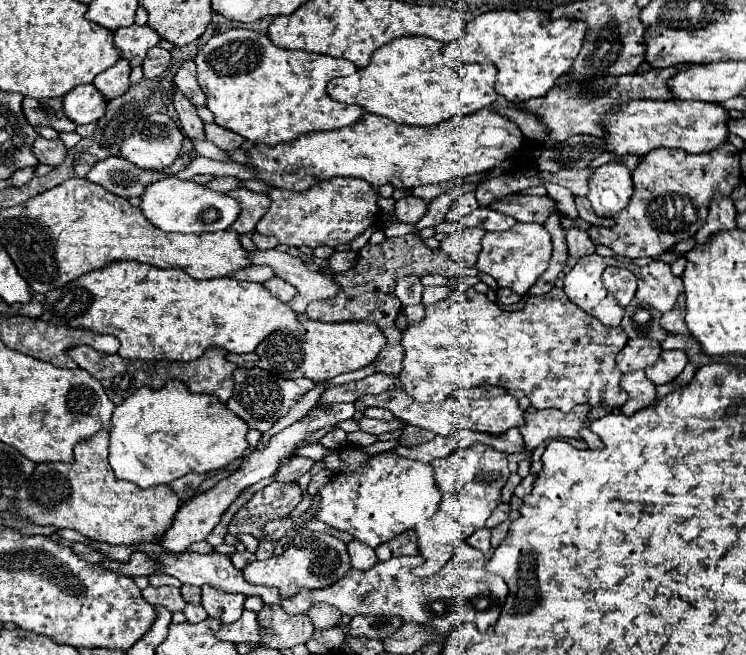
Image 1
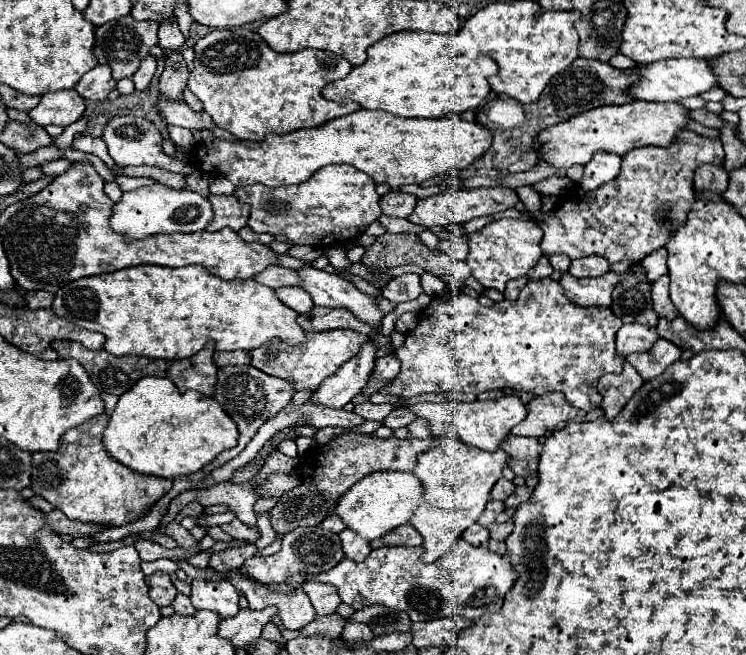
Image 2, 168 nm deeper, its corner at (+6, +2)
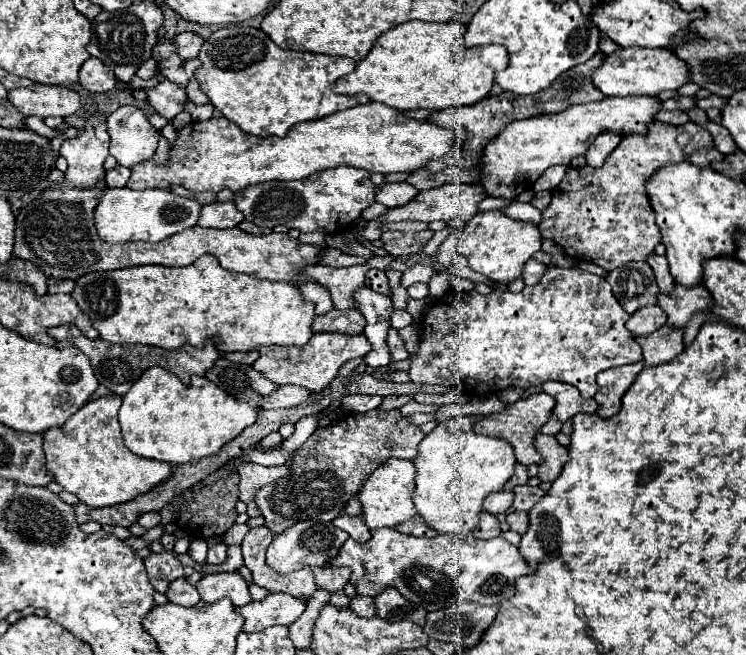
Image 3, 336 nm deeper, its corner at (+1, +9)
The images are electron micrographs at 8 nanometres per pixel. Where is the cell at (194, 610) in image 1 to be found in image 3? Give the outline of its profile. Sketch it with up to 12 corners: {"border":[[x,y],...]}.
{"border":[[186,578],[174,580],[166,596],[172,604],[194,606],[200,600]]}

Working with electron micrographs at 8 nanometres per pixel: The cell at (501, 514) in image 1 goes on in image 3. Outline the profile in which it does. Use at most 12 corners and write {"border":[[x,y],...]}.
{"border":[[494,492],[484,510],[498,516],[512,506],[512,492]]}

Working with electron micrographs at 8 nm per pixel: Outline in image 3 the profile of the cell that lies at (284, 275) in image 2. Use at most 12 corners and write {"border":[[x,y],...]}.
{"border":[[376,256],[350,268],[304,266],[302,276],[326,286],[336,308],[354,308],[352,290],[368,268],[394,260]]}

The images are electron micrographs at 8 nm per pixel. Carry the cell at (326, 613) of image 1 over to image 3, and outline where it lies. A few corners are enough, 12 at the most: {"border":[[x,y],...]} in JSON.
{"border":[[314,568],[316,586],[330,594],[344,590],[346,568]]}

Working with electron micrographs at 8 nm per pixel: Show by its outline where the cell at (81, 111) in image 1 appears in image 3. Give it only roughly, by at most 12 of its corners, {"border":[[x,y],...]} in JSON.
{"border":[[36,84],[8,92],[26,116],[70,116],[72,88]]}

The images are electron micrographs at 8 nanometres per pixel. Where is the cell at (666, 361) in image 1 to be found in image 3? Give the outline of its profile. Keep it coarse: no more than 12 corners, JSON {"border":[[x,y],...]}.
{"border":[[662,326],[638,336],[648,368],[682,354],[682,330]]}

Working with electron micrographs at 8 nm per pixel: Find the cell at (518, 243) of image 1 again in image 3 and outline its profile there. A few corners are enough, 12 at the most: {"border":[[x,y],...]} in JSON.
{"border":[[478,212],[458,234],[474,272],[510,284],[540,250],[536,224]]}

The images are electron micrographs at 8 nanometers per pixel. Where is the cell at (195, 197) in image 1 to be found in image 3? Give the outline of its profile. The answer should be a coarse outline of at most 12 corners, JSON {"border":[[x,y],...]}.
{"border":[[108,188],[106,242],[160,242],[196,226],[202,204],[174,192]]}

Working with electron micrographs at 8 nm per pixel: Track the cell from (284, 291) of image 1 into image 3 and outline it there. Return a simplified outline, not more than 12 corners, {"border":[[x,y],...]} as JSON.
{"border":[[318,282],[298,284],[316,314],[332,310],[330,292]]}

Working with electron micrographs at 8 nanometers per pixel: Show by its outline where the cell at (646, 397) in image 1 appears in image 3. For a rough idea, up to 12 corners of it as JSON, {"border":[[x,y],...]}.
{"border":[[644,362],[598,374],[596,414],[618,414],[622,396],[644,370]]}

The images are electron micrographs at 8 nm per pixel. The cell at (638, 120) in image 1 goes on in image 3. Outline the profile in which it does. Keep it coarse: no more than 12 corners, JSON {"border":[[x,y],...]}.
{"border":[[656,96],[516,120],[482,158],[488,196],[516,198],[602,132],[646,134]]}

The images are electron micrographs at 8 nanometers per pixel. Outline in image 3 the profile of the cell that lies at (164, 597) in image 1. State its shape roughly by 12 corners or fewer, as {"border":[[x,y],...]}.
{"border":[[170,552],[144,560],[150,584],[166,594],[170,582],[184,578],[180,560]]}

